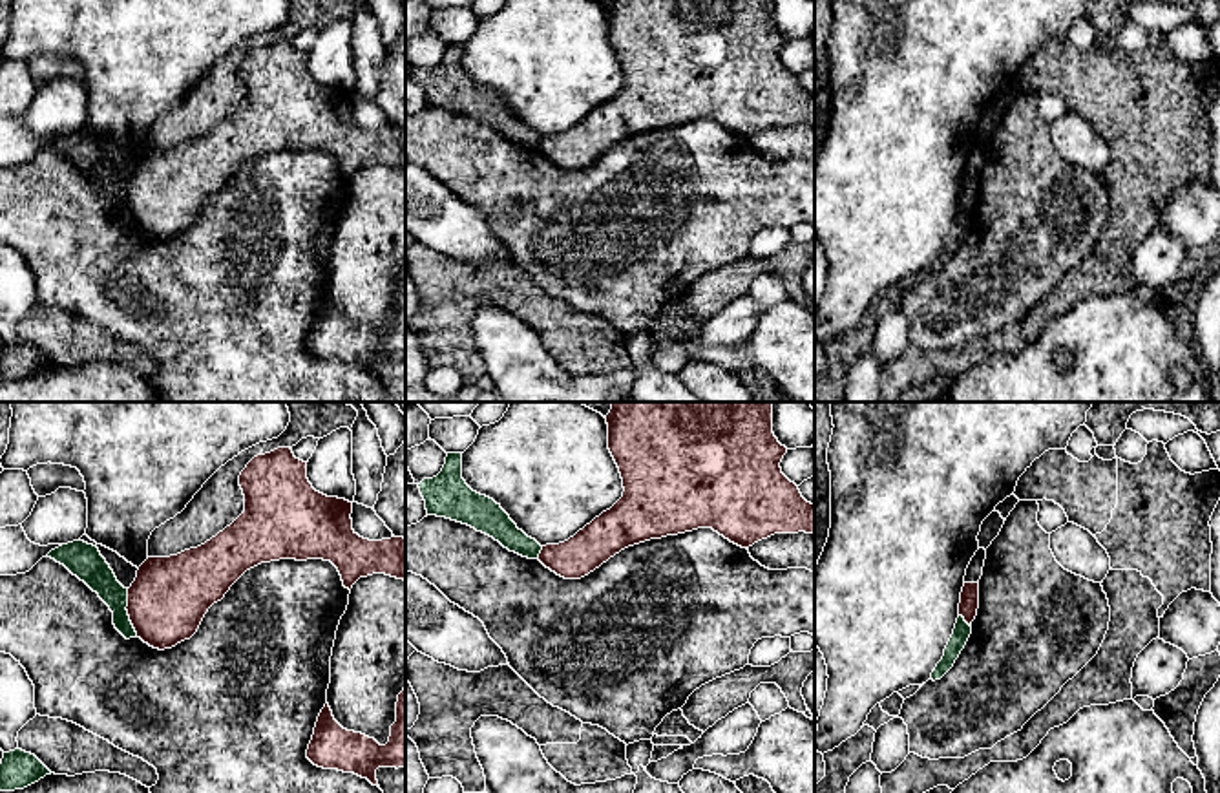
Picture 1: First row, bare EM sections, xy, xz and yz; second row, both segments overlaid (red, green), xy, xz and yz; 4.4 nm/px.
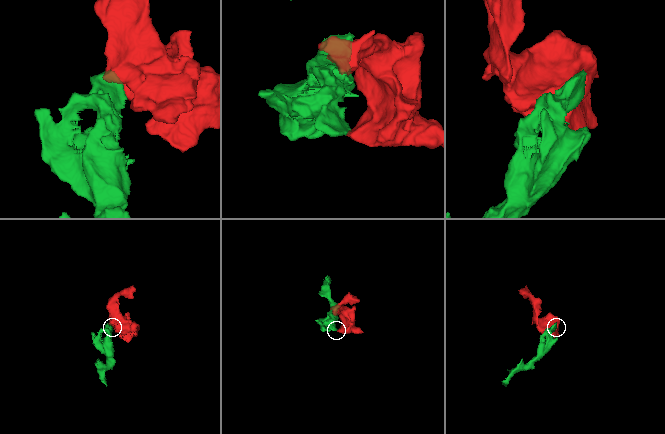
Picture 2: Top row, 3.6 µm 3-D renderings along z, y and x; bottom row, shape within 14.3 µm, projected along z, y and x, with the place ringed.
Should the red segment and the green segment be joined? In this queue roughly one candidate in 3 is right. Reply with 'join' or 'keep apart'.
keep apart

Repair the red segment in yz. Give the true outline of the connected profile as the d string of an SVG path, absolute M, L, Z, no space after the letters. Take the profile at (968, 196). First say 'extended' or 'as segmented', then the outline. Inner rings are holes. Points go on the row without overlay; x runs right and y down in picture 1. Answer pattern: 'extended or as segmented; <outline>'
as segmented; M964 174L959 194L959 206L972 217L979 199L979 174Z

